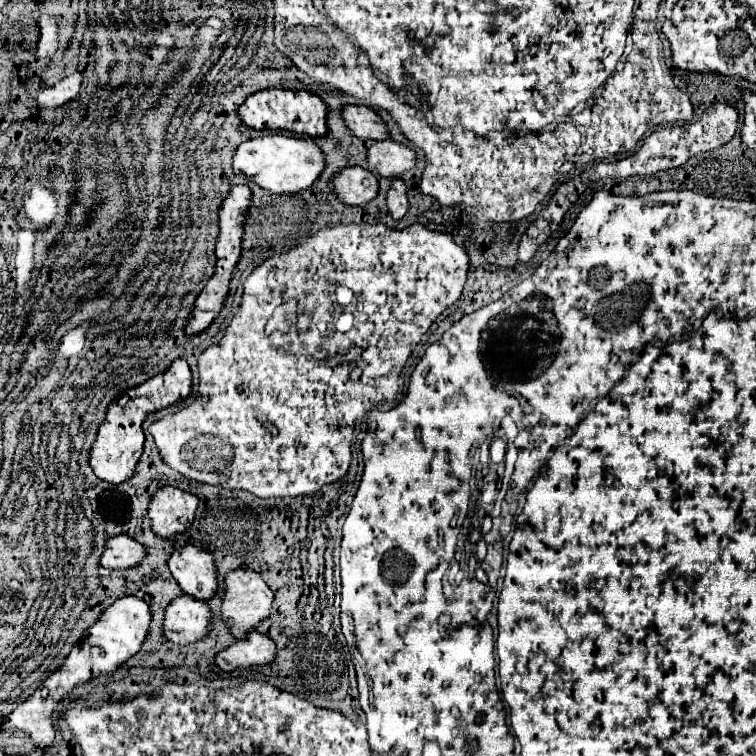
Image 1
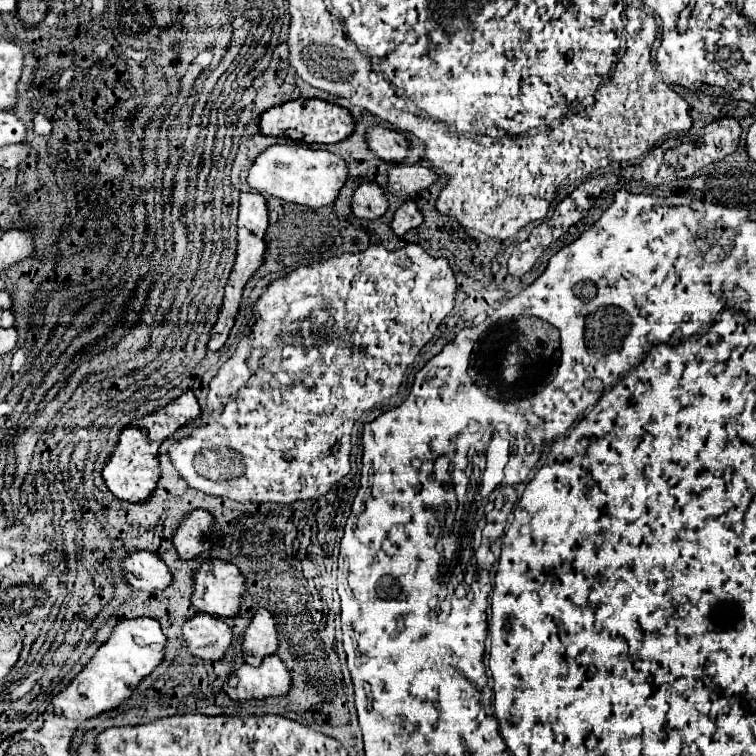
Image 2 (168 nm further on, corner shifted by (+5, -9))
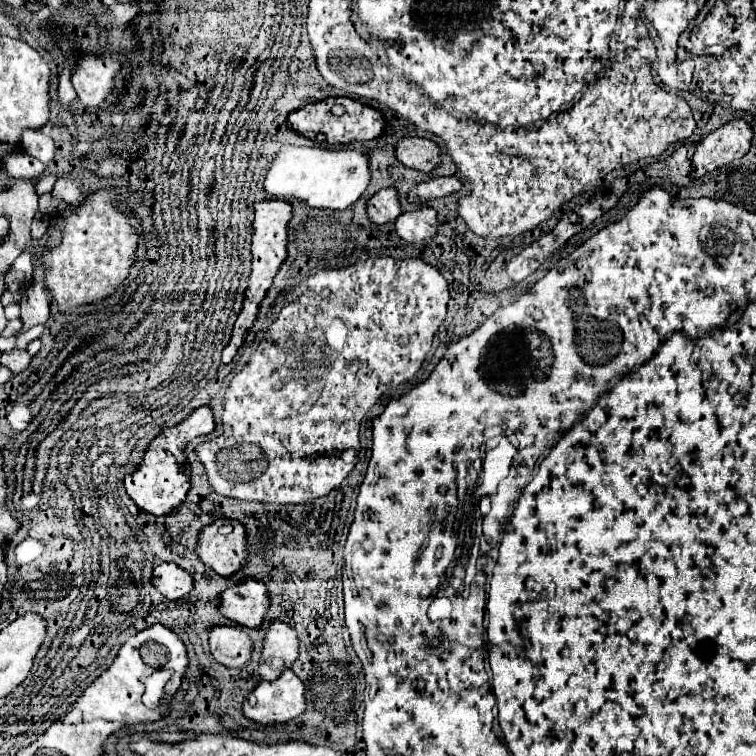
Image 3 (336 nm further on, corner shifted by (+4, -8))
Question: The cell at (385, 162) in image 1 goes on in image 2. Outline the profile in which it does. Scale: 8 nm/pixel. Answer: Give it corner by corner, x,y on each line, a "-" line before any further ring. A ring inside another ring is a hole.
392,166
388,170
388,192
394,196
414,196
438,182
438,174
424,166

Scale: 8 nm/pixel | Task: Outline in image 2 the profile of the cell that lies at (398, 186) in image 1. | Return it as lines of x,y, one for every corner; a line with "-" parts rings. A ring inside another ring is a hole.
408,200
402,208
396,210
394,220
392,220
392,230
394,230
396,236
402,238
408,230
412,230
412,228
416,228
418,224
422,224
422,220
424,220
424,218
422,218
422,214
420,214
416,202
414,202
414,200

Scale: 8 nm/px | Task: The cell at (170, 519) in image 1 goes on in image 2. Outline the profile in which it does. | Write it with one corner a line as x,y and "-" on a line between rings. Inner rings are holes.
194,510
188,514
174,534
174,546
184,560
206,556
214,546
210,542
214,518
206,510

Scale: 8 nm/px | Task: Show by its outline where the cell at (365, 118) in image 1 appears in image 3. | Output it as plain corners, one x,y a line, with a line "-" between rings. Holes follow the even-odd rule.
403,137
395,145
395,157
405,167
429,173
439,163
439,147
425,137

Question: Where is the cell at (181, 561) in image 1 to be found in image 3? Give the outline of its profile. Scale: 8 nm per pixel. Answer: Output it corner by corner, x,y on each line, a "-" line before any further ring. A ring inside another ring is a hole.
247,577
241,583
227,587
223,593
219,593
217,607
221,615
225,615
233,623
259,627
267,609
267,589
261,581

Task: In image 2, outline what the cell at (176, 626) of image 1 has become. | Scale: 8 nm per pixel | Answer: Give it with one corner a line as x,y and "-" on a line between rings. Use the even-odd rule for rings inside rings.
196,614
190,618
184,628
186,648
204,660
222,660
226,650
232,646
234,634
222,618
214,618
208,614

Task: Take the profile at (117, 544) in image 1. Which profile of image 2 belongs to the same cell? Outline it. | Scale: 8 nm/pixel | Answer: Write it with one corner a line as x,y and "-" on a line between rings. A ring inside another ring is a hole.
132,552
124,562
126,570
126,580
136,588
136,590
164,590
170,586
170,568
150,552

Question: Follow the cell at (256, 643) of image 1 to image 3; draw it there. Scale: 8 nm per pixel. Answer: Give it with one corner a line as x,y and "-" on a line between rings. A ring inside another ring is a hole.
285,669
275,681
261,679
243,701
243,715
261,723
285,723
305,711
303,683
299,677

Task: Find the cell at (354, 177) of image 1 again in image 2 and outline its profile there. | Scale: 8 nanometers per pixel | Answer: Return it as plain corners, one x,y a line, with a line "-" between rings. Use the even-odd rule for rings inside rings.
364,182
356,188
352,198
352,212
358,218
380,218
388,210
384,190
374,182

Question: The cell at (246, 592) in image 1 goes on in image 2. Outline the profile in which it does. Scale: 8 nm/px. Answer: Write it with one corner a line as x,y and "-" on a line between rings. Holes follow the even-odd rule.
260,608
244,632
244,660
250,666
260,666
262,658
278,652
278,638
274,618
268,610

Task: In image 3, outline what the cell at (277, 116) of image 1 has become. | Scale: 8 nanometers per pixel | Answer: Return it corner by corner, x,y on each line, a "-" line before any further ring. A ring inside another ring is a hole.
327,97
317,103
309,103
301,109
295,109
287,115
287,127
291,127
295,133
313,139
313,141
329,141
331,145
337,143
351,143
351,141
367,141
375,139
383,133
385,129
385,119
381,117
379,111
371,109
369,105
363,105
359,101
347,99
347,97
-
333,105
341,105
345,109
343,115
335,115
331,109

